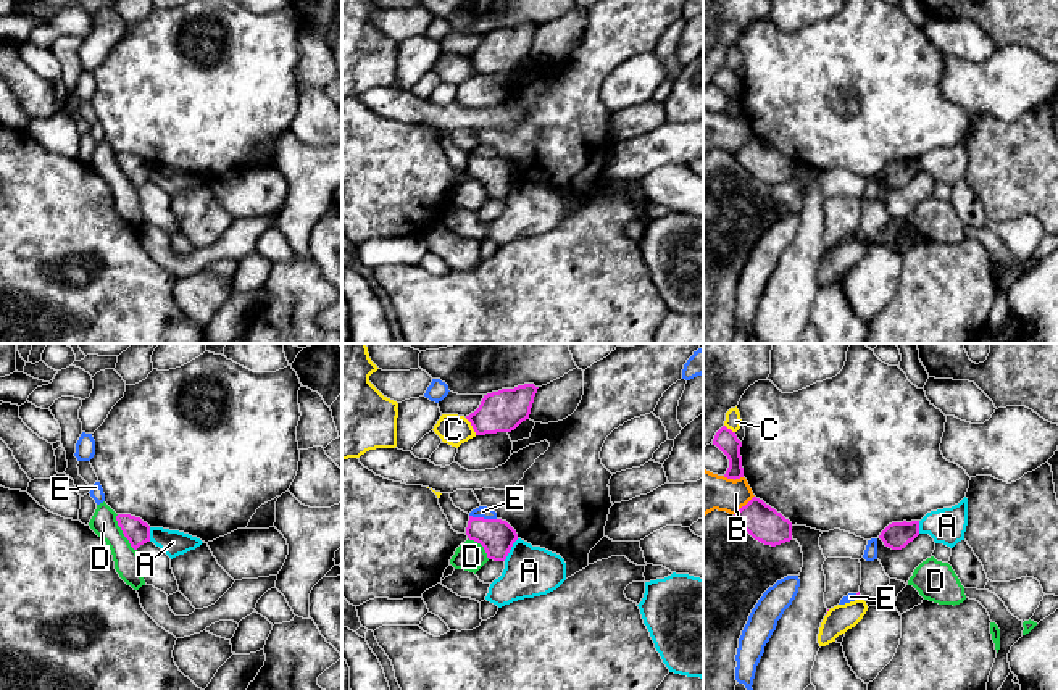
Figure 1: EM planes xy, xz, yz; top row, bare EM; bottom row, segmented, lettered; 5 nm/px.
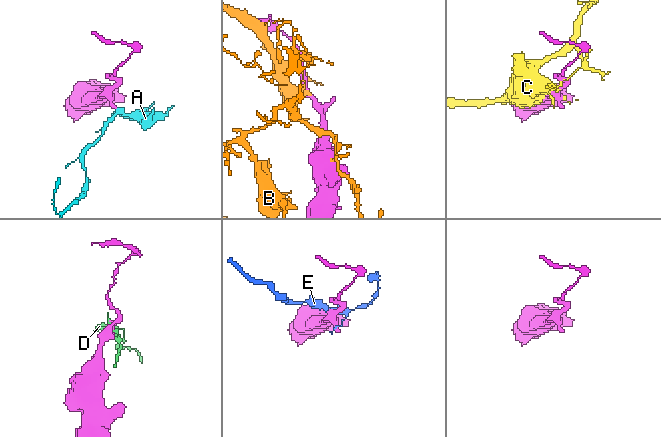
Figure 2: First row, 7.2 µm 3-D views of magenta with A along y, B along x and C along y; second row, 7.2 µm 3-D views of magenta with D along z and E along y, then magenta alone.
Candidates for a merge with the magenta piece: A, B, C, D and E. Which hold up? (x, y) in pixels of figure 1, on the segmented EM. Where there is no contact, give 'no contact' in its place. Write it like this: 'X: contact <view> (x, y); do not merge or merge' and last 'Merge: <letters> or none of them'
A: contact xz (510, 548); do not merge
B: contact yz (745, 505); do not merge
C: contact xz (471, 424); do not merge
D: contact xy (123, 532); do not merge
E: contact xz (483, 518); do not merge
Merge: none of them

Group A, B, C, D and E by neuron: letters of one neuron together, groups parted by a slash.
A / B / C / D / E

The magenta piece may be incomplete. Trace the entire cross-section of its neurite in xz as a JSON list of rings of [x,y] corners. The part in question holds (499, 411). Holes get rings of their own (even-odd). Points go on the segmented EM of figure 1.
[[[524,384],[487,393],[479,408],[466,419],[471,422],[476,435],[511,432],[523,421],[529,419],[537,389],[534,384]]]

